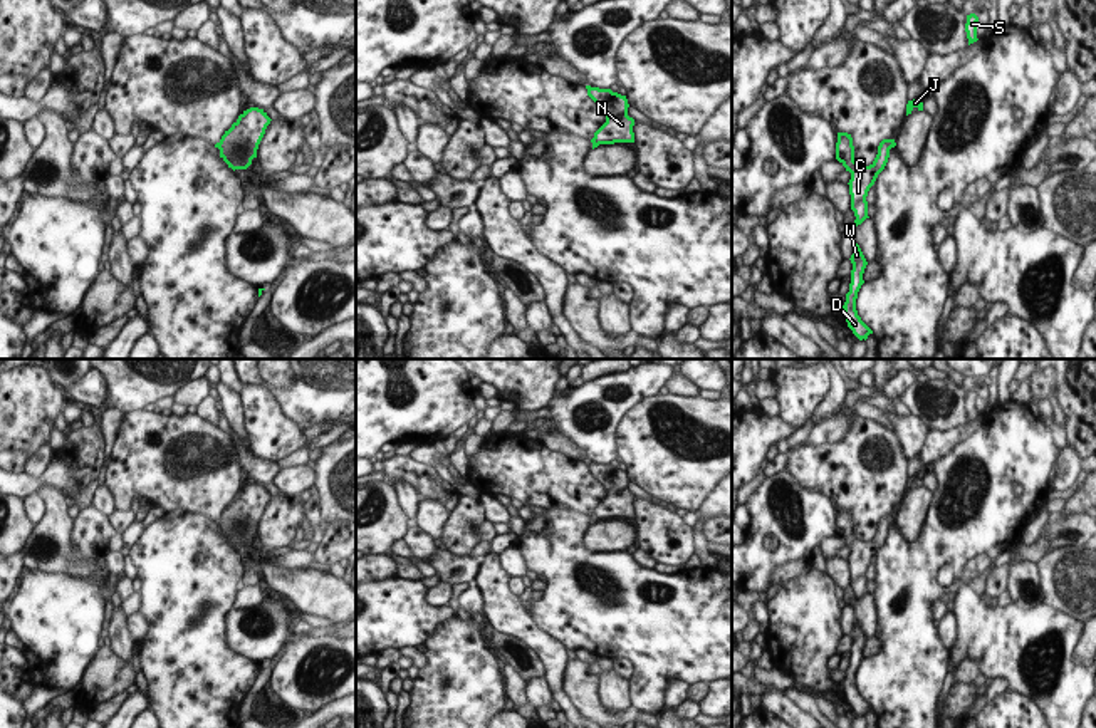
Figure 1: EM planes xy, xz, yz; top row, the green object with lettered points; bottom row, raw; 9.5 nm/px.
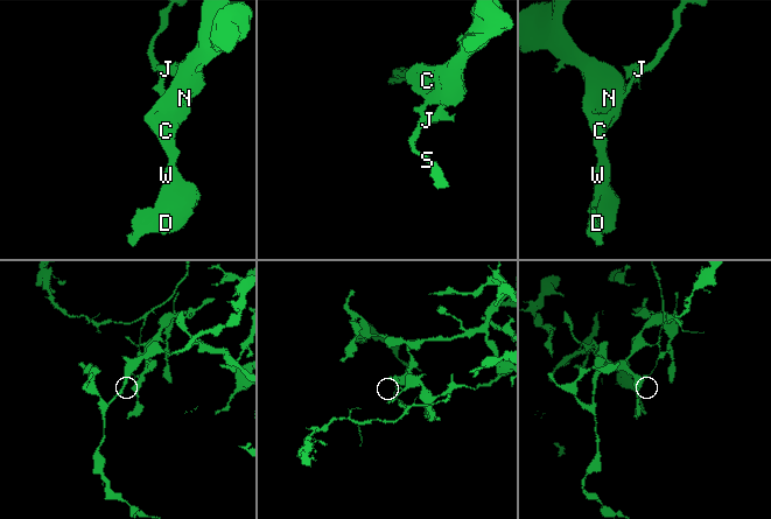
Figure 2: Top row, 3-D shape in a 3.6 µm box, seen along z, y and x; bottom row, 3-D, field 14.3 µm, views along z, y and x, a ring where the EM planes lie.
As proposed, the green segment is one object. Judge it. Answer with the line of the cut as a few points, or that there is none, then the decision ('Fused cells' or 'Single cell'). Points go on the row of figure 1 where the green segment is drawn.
Split along yz (892, 140), (890, 148). Fused cells.

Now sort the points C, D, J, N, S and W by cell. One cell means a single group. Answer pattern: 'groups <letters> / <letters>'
groups C D N W / J S

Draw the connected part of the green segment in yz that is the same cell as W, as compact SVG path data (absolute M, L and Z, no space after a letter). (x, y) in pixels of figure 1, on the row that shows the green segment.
M854 243L854 247L853 247L853 255L849 260L853 263L851 283L849 283L849 292L846 294L846 302L844 302L843 309L844 309L848 327L853 330L853 334L859 341L863 341L863 339L866 341L868 335L873 334L873 330L858 315L856 299L858 299L858 292L859 292L861 285L864 283L863 273L864 273L868 262L858 243Z

